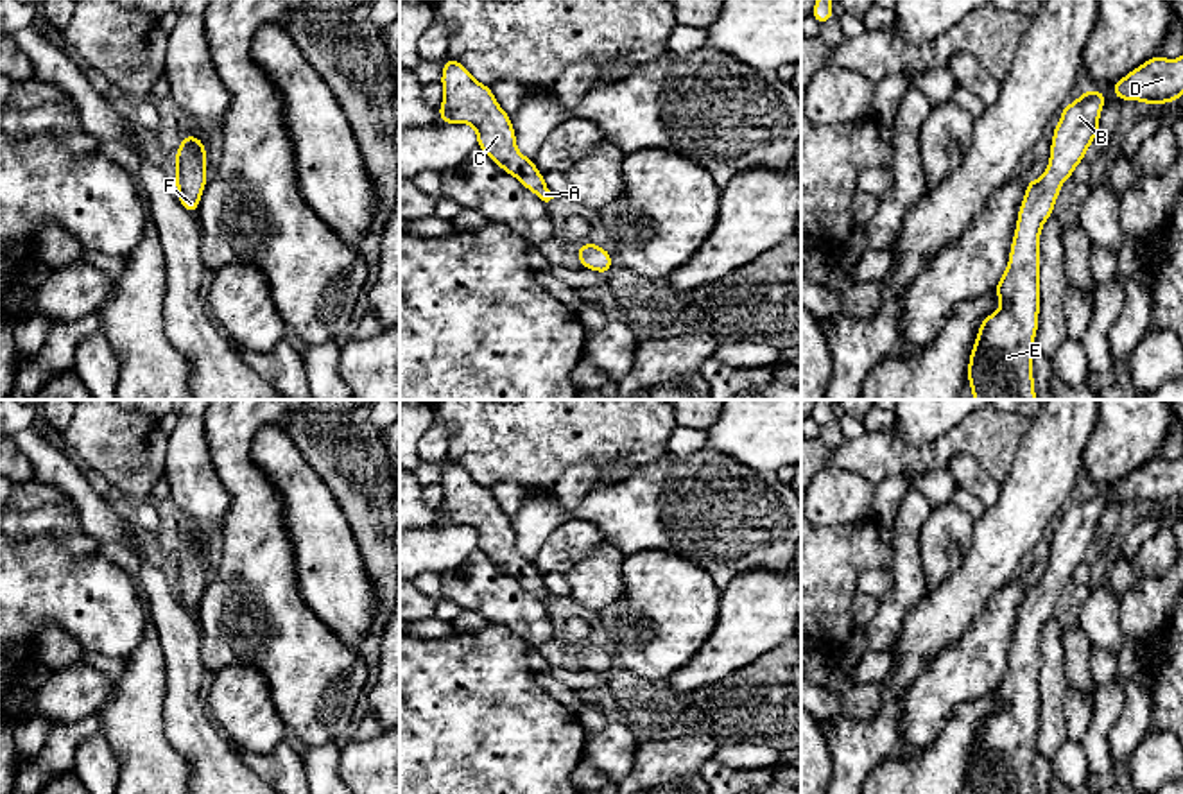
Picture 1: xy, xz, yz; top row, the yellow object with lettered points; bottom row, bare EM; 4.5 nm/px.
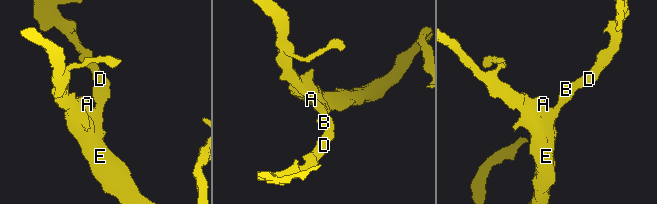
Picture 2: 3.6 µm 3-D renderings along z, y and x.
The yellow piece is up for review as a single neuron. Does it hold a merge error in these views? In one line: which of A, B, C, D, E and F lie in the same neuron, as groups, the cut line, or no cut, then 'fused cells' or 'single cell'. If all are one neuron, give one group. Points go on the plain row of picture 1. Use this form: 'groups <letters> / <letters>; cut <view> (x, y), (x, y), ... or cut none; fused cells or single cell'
groups A B C D E F; cut none; single cell

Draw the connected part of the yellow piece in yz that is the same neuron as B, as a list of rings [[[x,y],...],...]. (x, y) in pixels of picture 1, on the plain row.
[[[1088,491],[1061,511],[1045,575],[1029,581],[1018,609],[1009,665],[991,692],[1000,710],[982,721],[968,762],[971,794],[1036,794],[1034,738],[1040,719],[1040,634],[1054,604],[1099,536],[1106,495]]]

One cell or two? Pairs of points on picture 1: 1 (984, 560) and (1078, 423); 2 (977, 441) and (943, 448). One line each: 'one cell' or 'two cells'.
1: one cell
2: one cell

